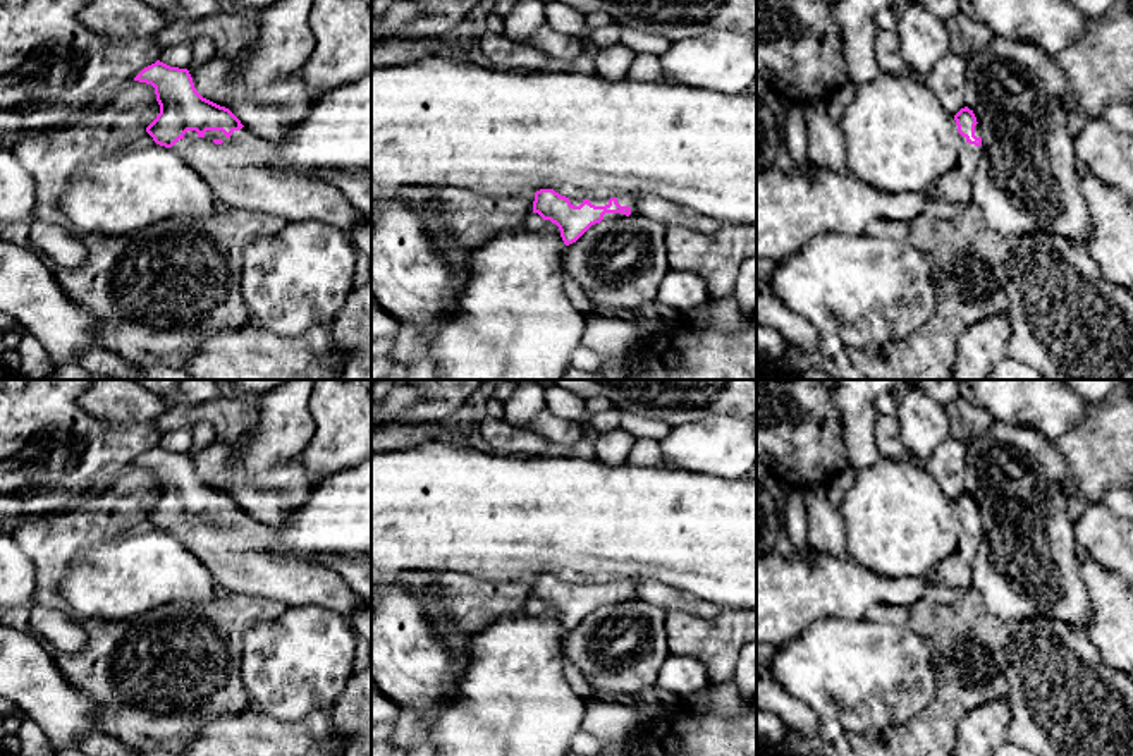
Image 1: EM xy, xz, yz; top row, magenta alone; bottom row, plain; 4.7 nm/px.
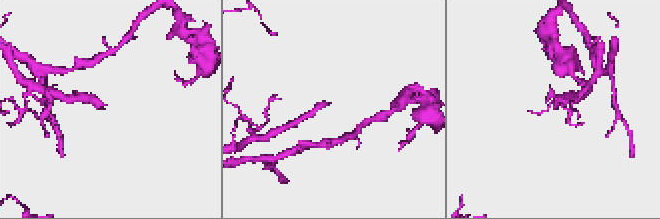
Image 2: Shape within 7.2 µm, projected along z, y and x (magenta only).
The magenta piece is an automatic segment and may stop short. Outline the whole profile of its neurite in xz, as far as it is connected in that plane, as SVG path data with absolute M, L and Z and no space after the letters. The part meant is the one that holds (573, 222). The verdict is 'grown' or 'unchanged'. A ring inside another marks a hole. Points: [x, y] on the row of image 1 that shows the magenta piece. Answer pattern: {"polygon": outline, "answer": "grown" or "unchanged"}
{"polygon": "M554 189L535 192L533 213L550 220L560 230L566 246L576 242L591 225L638 215L636 196L628 194L610 199L569 199Z", "answer": "grown"}

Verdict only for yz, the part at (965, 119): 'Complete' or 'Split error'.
Split error

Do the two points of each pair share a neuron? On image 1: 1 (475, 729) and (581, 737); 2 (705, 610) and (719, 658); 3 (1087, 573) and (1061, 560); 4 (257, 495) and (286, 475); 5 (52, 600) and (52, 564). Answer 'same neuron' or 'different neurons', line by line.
1: different neurons
2: different neurons
3: different neurons
4: same neuron
5: same neuron

